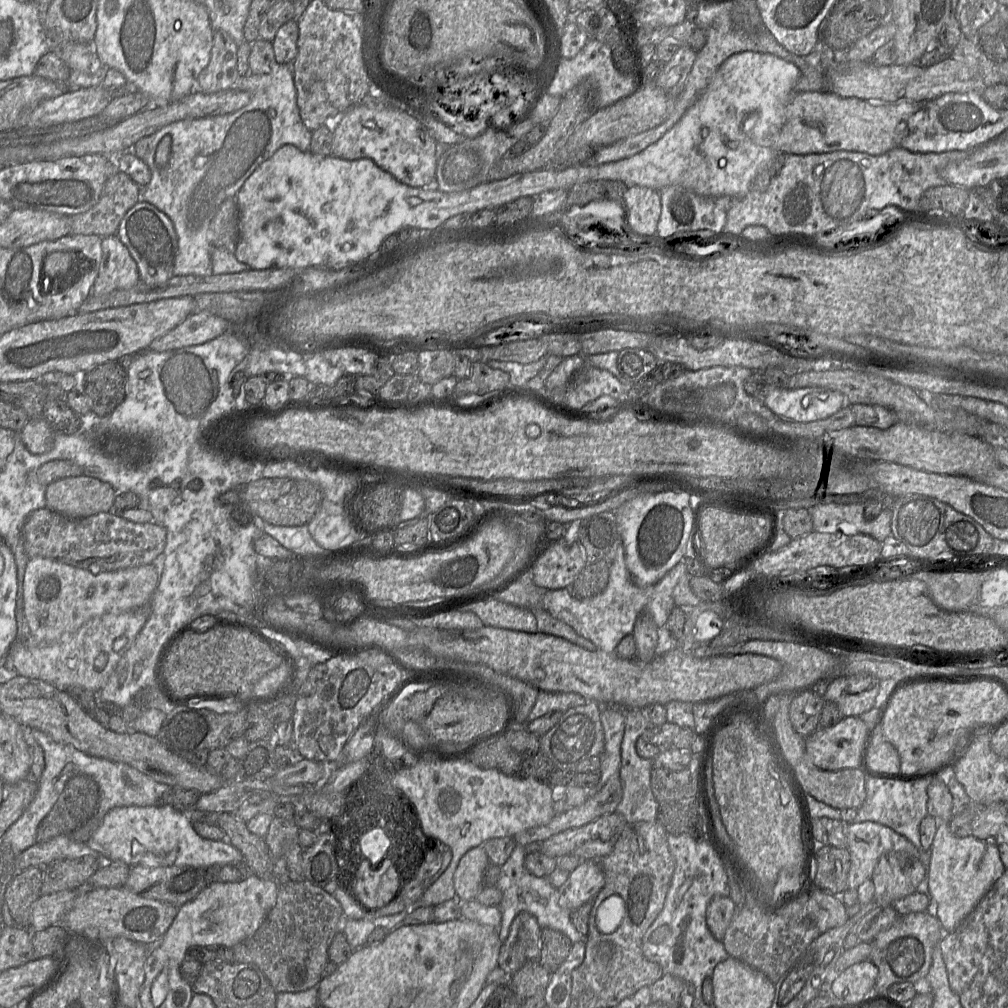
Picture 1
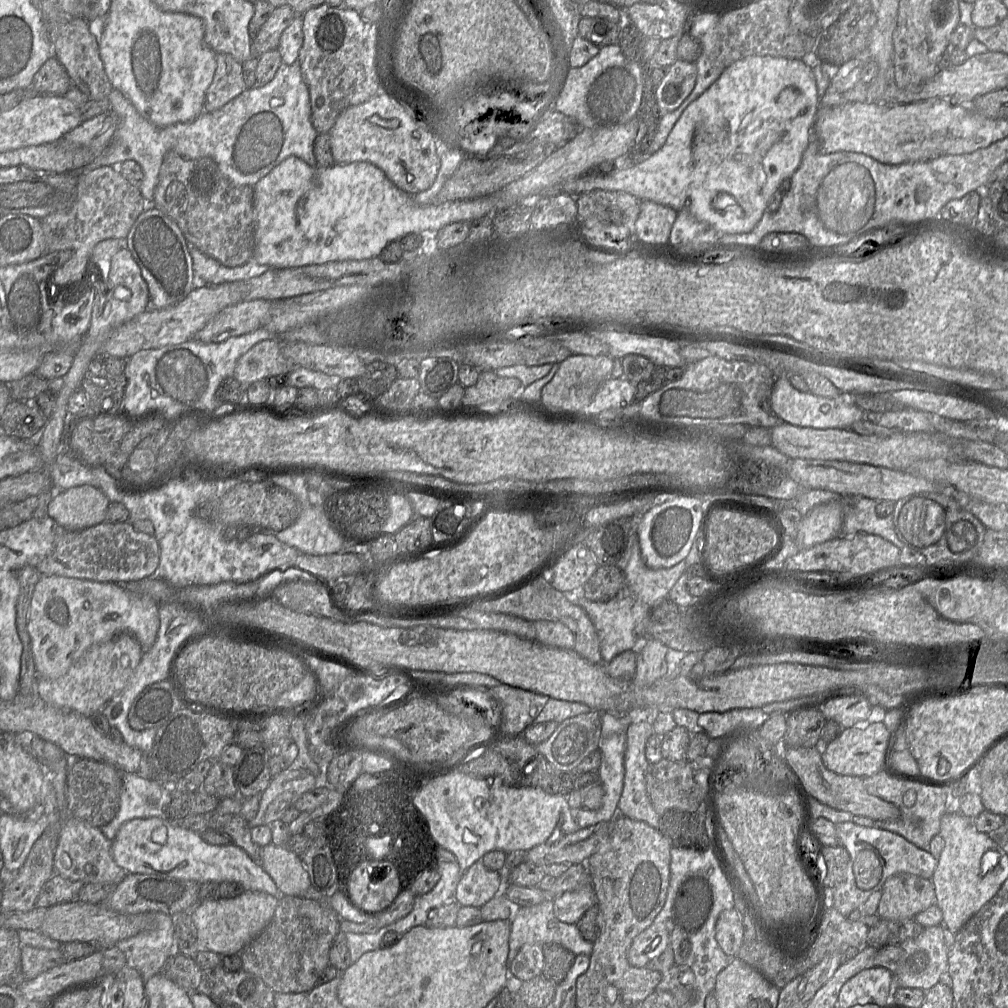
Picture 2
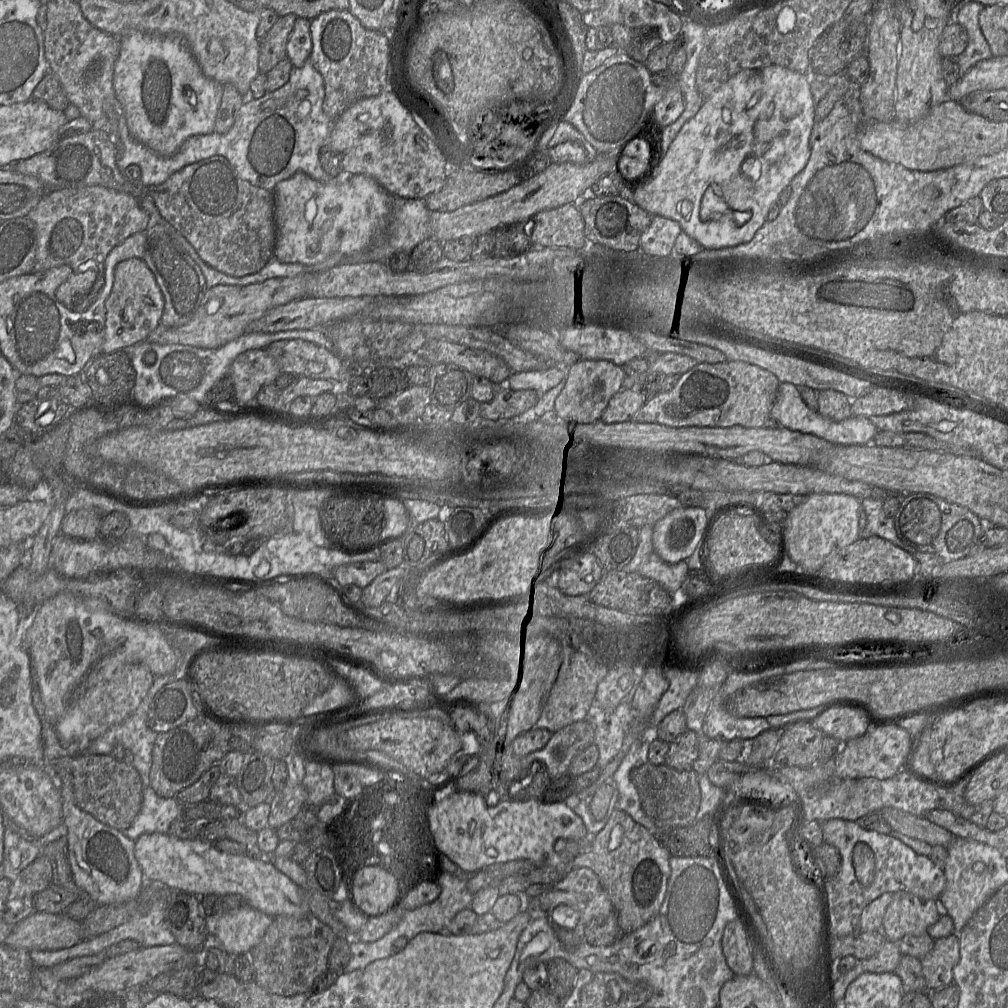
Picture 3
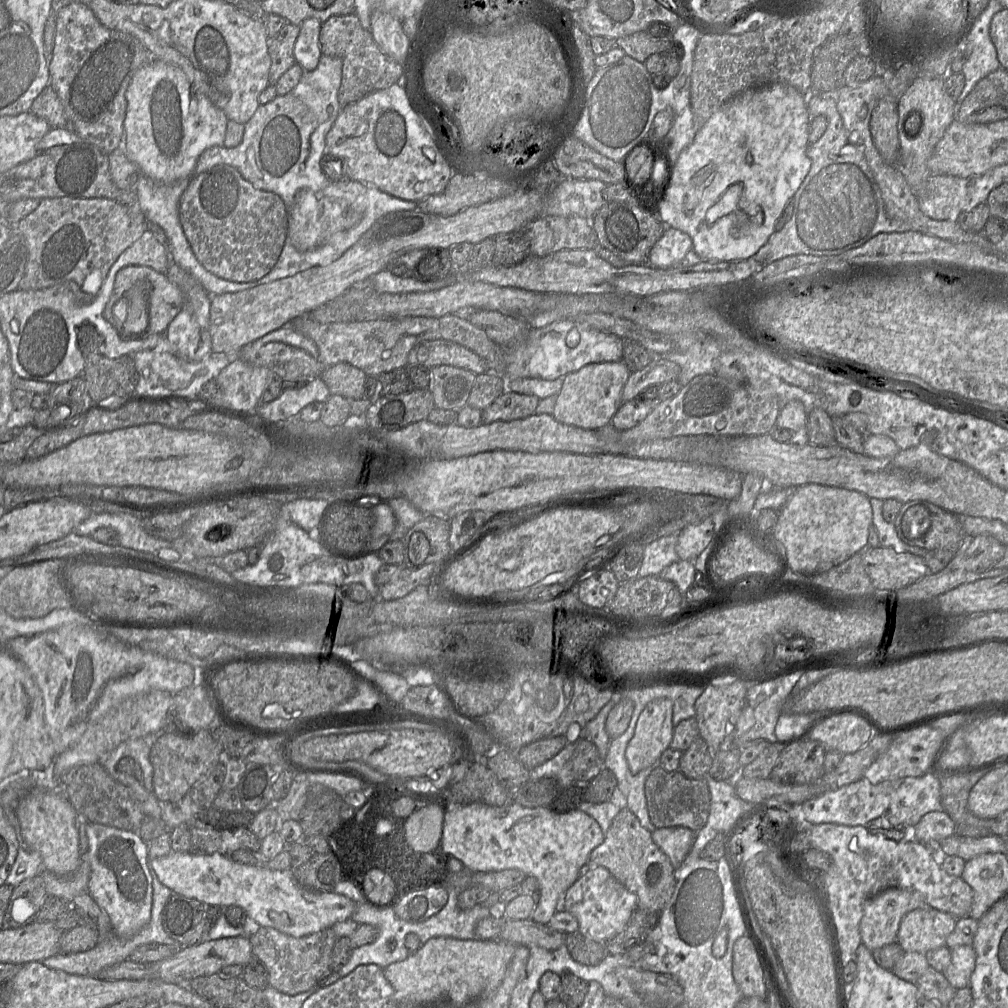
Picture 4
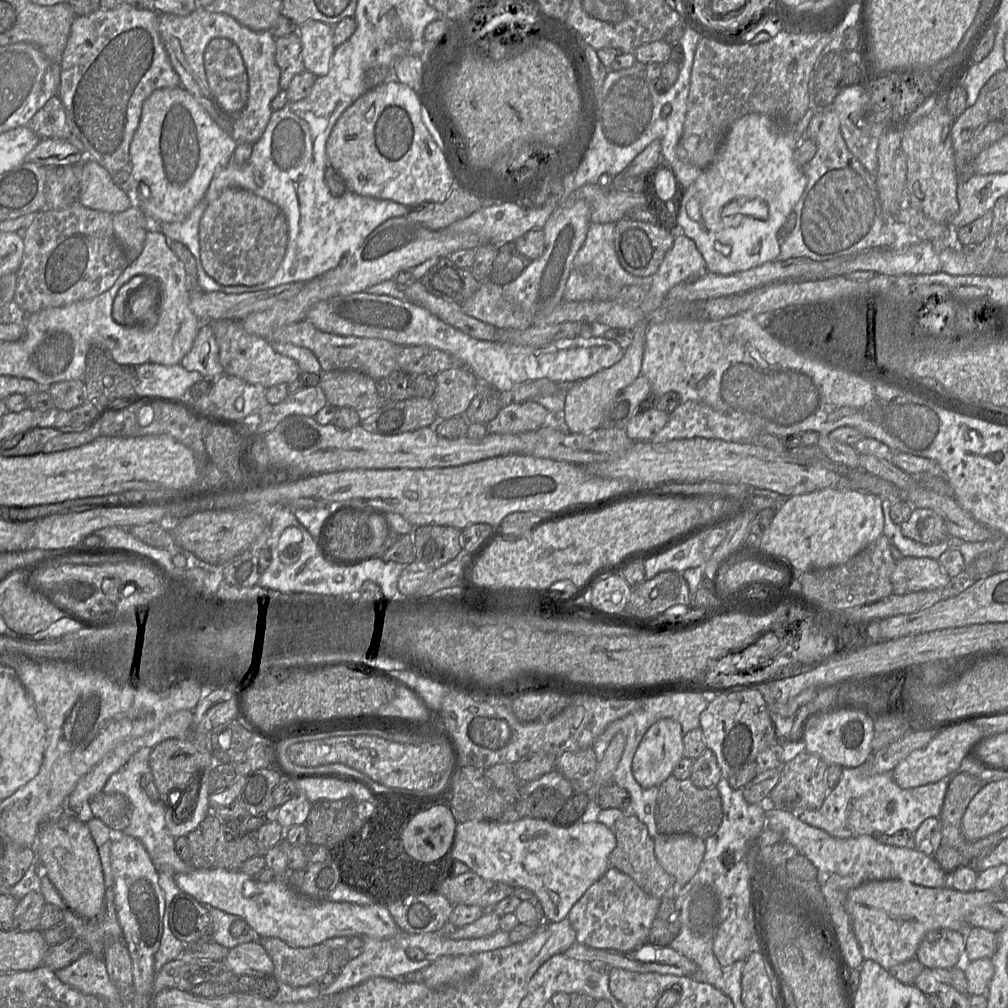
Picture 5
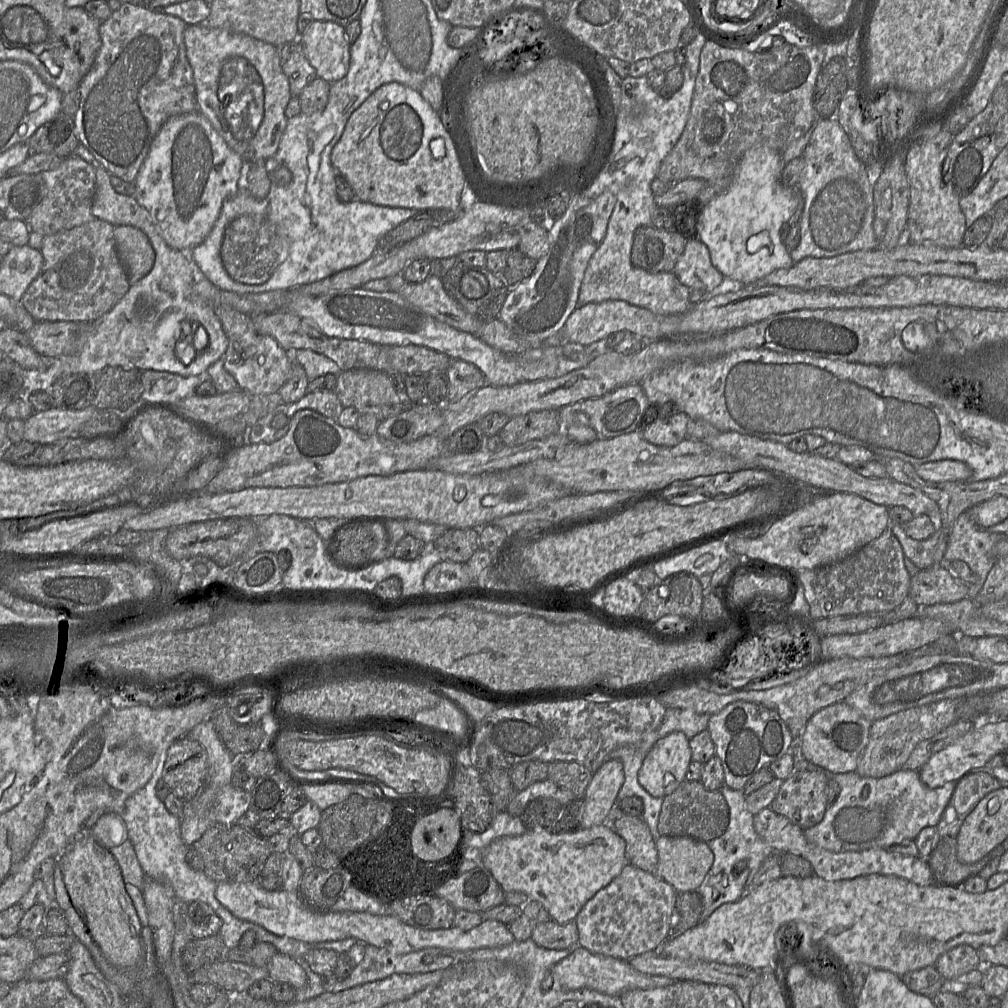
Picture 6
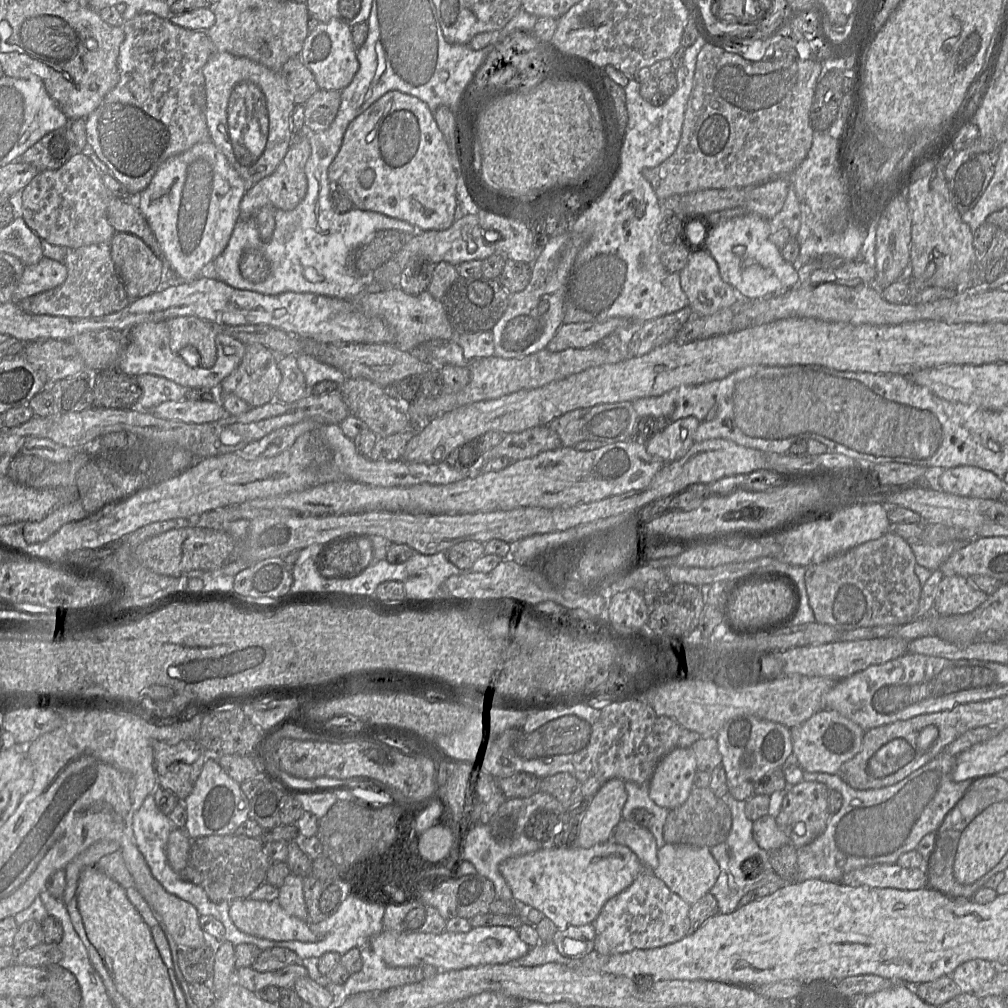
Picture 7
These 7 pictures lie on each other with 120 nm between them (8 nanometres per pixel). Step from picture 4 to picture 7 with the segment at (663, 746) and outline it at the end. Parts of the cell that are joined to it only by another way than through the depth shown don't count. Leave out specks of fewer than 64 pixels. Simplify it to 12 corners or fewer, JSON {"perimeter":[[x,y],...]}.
{"perimeter":[[691,748],[673,749],[656,766],[649,797],[681,806],[697,770]]}

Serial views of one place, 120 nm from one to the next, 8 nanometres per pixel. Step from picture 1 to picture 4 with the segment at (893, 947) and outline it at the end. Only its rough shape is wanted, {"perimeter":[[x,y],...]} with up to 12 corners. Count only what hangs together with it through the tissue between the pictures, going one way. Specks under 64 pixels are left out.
{"perimeter":[[973,947],[951,949],[943,975],[957,990],[970,988],[975,965]]}

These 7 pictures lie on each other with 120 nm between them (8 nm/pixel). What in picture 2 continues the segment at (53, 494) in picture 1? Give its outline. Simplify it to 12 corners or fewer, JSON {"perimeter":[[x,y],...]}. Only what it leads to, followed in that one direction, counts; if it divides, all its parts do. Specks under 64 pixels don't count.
{"perimeter":[[76,486],[55,495],[48,515],[80,531],[106,521],[110,500]]}

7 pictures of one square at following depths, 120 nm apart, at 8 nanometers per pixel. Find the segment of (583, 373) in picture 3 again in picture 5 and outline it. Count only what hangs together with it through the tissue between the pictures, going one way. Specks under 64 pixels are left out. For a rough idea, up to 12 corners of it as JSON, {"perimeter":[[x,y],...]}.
{"perimeter":[[647,326],[619,362],[570,382],[563,412],[571,433],[599,428],[607,406],[641,374]]}

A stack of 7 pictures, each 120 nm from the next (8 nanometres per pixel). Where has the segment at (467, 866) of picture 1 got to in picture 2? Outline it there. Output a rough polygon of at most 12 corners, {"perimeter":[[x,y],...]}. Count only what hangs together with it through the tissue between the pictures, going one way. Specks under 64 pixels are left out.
{"perimeter":[[480,859],[461,877],[455,901],[480,908],[495,896],[499,872]]}

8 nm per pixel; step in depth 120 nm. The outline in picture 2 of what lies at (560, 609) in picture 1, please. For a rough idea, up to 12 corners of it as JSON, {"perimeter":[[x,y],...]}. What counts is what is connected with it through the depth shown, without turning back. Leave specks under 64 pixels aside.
{"perimeter":[[630,531],[625,586],[607,602],[569,601],[588,615],[609,663],[648,638],[655,604],[687,570],[652,569]]}

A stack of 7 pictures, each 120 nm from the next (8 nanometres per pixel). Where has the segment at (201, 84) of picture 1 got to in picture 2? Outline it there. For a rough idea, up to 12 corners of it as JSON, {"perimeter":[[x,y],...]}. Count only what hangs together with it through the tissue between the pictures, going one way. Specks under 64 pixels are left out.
{"perimeter":[[216,54],[204,111],[220,109],[245,89],[241,63]]}

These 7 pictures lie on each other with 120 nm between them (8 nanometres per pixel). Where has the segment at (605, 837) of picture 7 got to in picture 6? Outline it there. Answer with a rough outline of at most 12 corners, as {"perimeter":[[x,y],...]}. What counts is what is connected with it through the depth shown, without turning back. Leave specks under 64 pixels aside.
{"perimeter":[[608,758],[582,797],[581,828],[602,825],[624,783],[620,761]]}

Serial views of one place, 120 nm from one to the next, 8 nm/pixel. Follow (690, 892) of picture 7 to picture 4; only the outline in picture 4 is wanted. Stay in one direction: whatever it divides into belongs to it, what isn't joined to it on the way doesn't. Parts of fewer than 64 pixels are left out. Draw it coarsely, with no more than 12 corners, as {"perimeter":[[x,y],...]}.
{"perimeter":[[656,828],[651,837],[674,869],[682,865],[695,832]]}

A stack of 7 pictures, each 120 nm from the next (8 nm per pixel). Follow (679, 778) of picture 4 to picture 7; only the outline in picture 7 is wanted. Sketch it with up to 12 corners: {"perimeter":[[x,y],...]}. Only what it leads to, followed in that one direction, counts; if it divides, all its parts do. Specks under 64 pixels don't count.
{"perimeter":[[709,787],[669,810],[669,844],[711,848],[727,839],[731,812]]}

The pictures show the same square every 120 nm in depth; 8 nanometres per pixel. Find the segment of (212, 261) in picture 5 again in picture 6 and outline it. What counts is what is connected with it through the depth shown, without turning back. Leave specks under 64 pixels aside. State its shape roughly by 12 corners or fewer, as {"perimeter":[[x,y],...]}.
{"perimeter":[[243,215],[220,254],[233,280],[259,285],[280,264],[268,220]]}

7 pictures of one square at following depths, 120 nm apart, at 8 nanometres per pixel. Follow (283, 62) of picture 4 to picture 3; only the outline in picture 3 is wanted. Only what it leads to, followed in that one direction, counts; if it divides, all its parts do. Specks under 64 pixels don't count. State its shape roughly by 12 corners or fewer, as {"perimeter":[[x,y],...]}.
{"perimeter":[[279,16],[259,41],[259,72],[287,58],[297,16]]}

